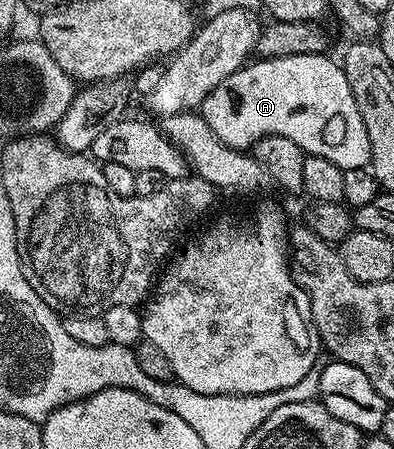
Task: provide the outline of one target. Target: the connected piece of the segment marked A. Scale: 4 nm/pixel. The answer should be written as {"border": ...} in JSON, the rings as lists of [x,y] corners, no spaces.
{"border":[[[295,54],[283,58],[254,59],[231,74],[231,78],[219,82],[219,86],[215,86],[215,90],[211,90],[201,103],[199,114],[207,126],[211,126],[223,142],[227,142],[227,146],[238,150],[252,149],[254,142],[267,134],[283,134],[283,138],[291,138],[291,142],[308,155],[327,158],[327,162],[335,162],[335,166],[340,168],[366,167],[373,158],[367,126],[363,126],[359,106],[355,106],[355,94],[351,94],[351,86],[347,86],[344,67],[327,57],[325,54]]]}

